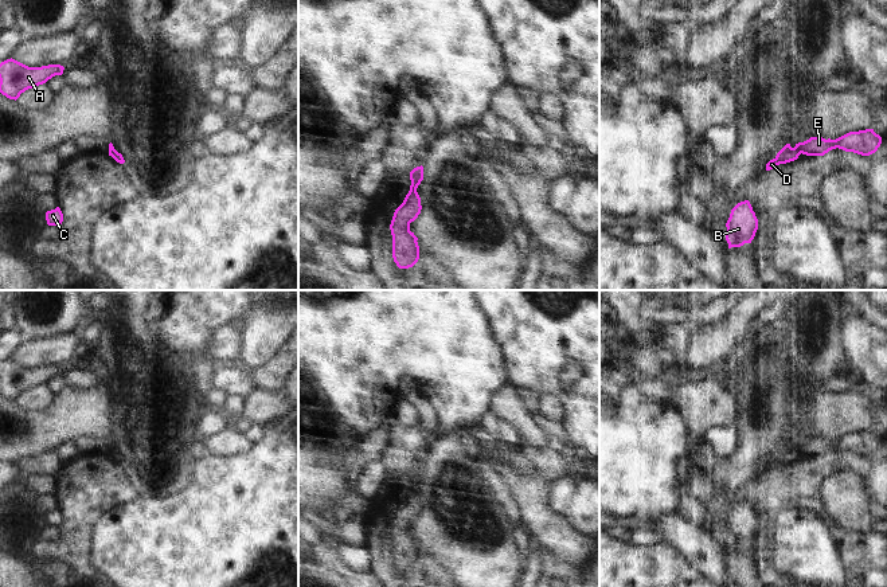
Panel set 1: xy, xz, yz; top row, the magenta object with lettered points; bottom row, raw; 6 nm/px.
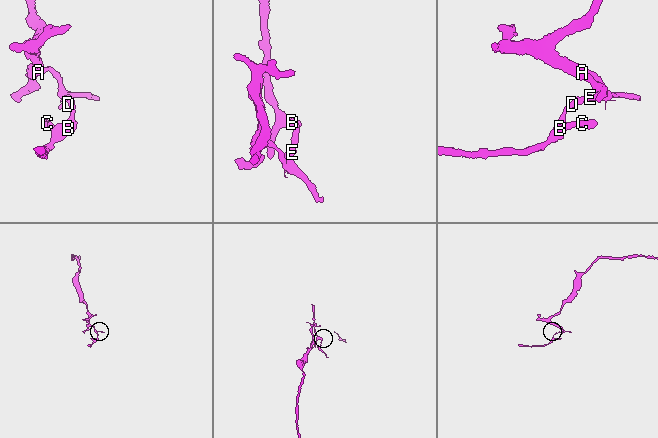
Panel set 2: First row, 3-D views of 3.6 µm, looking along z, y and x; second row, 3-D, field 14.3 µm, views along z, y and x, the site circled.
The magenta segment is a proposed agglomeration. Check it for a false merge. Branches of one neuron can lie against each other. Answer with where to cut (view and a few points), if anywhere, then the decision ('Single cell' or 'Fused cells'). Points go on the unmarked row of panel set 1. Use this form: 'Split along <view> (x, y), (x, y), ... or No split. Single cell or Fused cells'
Split along yz (797, 445), (801, 453). Fused cells.

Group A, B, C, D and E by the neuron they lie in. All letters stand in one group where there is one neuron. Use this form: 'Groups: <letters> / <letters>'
Groups: A E / B C D.

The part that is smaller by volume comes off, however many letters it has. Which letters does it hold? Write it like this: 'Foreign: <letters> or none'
Foreign: B, C, D

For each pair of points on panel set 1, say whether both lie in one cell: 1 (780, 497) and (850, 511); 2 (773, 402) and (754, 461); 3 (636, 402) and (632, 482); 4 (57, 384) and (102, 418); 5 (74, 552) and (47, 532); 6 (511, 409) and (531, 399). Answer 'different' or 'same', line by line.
1: different
2: same
3: same
4: different
5: different
6: different

